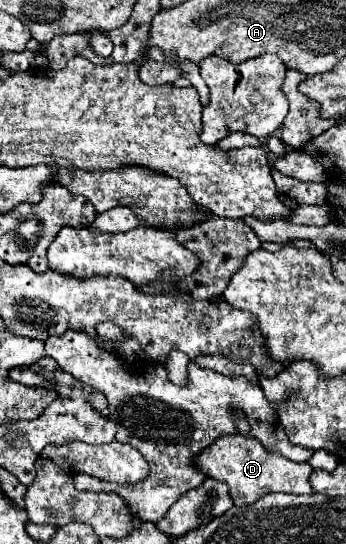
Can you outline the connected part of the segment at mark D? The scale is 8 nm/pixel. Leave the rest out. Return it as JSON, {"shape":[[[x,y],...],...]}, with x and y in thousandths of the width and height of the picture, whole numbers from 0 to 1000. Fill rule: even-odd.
{"shape":[[[647,798],[647,805],[624,805],[578,842],[566,842],[566,857],[601,871],[601,879],[624,879],[659,890],[659,904],[671,908],[676,930],[734,926],[746,915],[780,904],[827,904],[827,908],[902,908],[902,893],[890,875],[902,868],[890,849],[844,849],[815,835],[792,835],[763,827],[740,805],[705,805],[676,798]]]}

